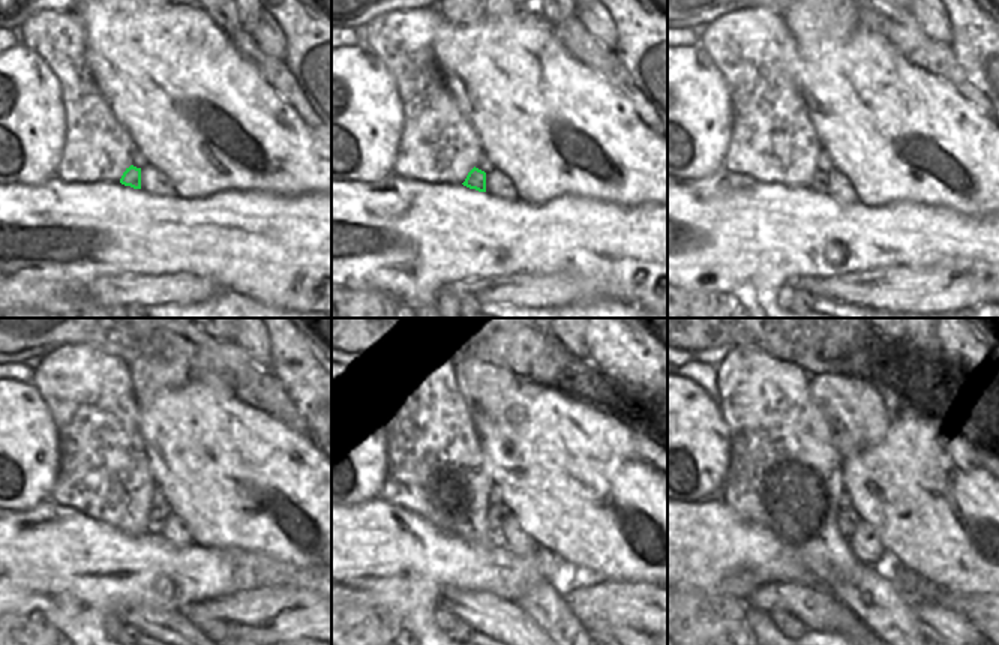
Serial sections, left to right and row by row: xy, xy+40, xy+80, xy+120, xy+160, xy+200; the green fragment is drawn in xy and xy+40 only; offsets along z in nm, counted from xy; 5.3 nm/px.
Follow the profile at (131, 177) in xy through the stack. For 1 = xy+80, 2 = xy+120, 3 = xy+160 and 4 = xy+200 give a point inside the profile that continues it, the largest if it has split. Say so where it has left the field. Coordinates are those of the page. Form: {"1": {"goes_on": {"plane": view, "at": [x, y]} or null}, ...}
{"1": {"goes_on": {"plane": "xy+80", "at": [819, 183]}}, "2": {"goes_on": {"plane": "xy+120", "at": [158, 515]}}, "3": {"goes_on": {"plane": "xy+160", "at": [497, 515]}}, "4": {"goes_on": {"plane": "xy+200", "at": [848, 519]}}}

